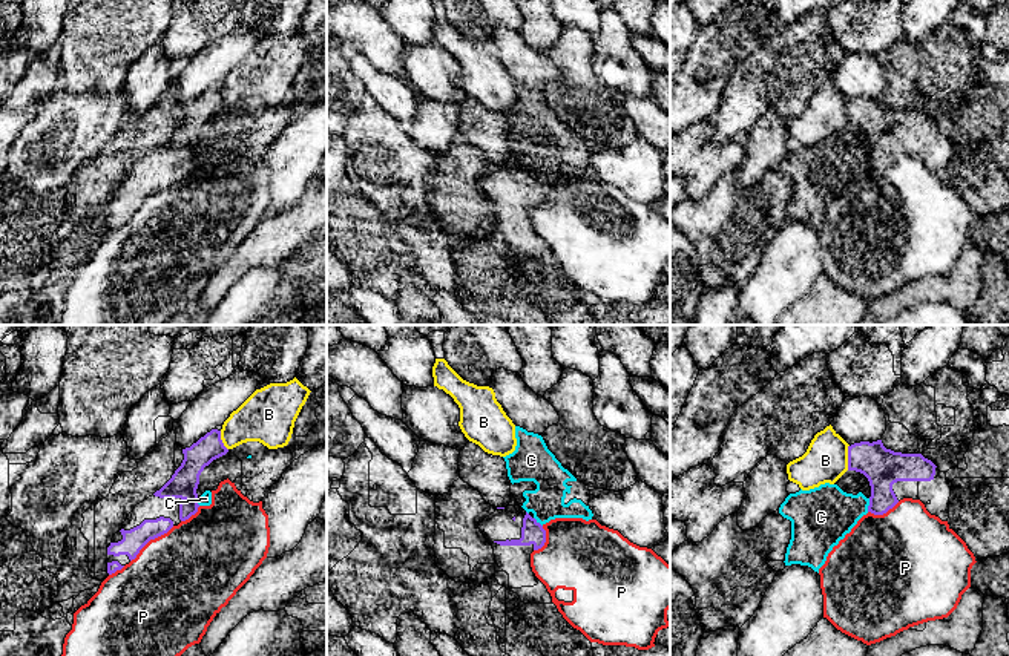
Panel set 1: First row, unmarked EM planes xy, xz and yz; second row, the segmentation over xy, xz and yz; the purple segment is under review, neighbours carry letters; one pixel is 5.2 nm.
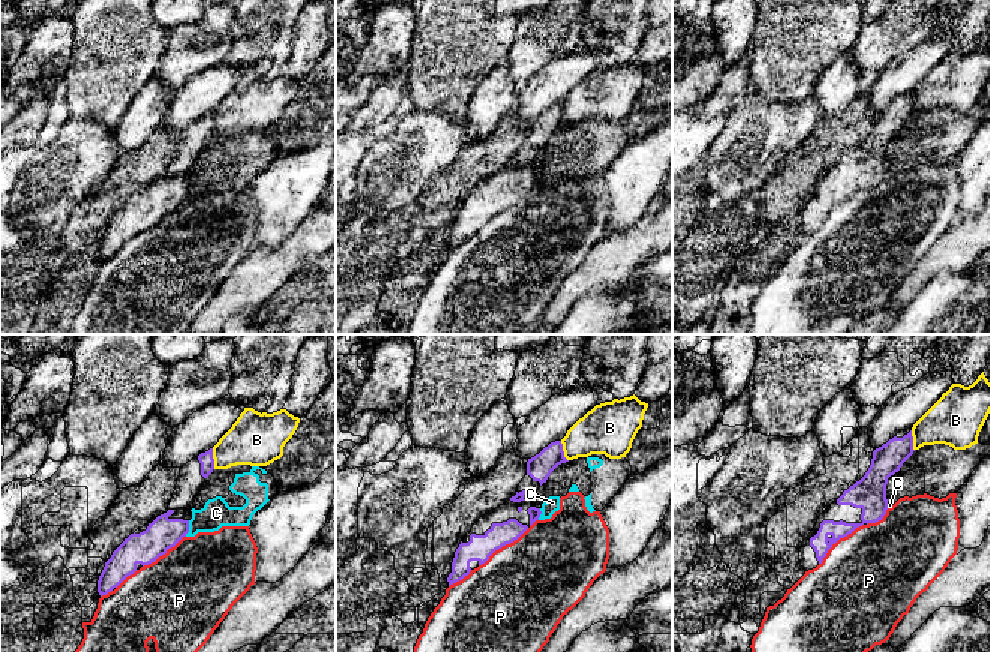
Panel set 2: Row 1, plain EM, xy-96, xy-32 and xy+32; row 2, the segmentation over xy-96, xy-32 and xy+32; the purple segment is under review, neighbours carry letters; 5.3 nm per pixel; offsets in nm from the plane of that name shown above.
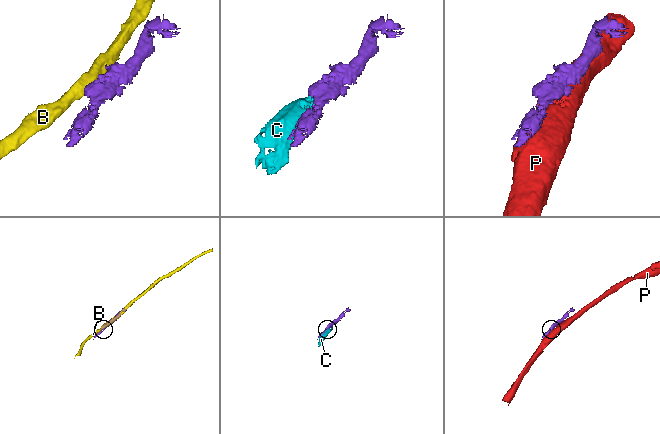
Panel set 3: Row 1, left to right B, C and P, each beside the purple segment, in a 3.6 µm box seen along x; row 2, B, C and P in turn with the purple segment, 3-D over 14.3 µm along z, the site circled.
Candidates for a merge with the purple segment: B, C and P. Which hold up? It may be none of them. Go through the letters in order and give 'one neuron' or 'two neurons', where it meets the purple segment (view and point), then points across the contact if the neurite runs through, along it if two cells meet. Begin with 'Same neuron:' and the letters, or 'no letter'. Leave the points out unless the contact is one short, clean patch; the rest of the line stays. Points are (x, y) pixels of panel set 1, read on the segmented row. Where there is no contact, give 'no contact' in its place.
Same neuron: no letter
B: two neurons | yz (848, 457)
C: two neurons | yz (870, 505)
P: two neurons | xy (151, 538)

